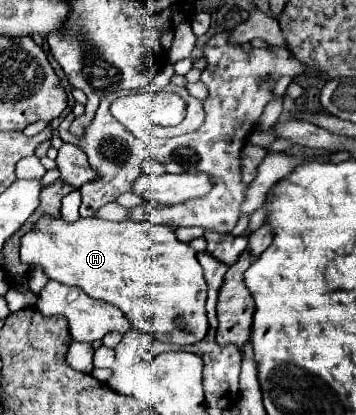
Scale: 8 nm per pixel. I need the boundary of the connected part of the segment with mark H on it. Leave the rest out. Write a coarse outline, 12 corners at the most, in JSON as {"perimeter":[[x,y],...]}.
{"perimeter":[[41,219],[21,261],[133,329],[207,335],[197,253],[147,221]]}

